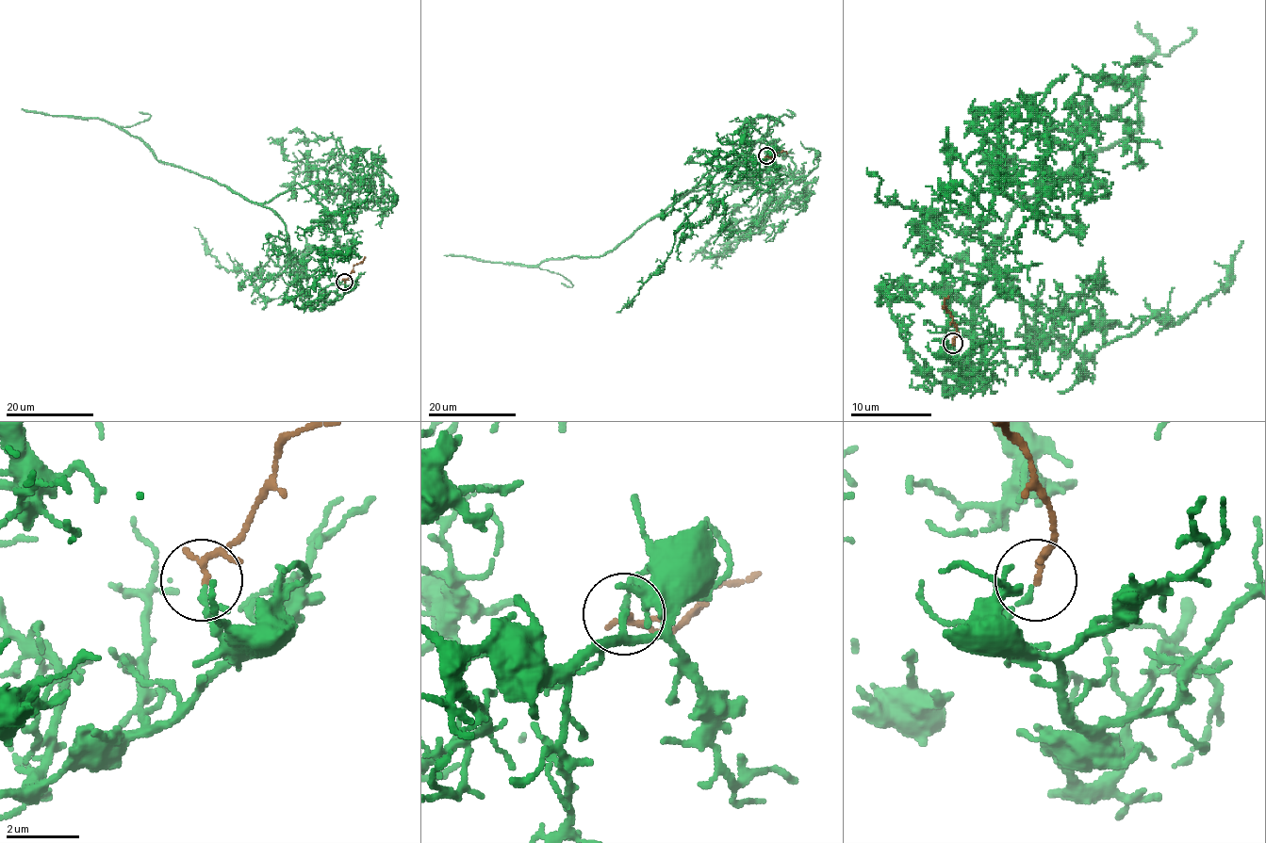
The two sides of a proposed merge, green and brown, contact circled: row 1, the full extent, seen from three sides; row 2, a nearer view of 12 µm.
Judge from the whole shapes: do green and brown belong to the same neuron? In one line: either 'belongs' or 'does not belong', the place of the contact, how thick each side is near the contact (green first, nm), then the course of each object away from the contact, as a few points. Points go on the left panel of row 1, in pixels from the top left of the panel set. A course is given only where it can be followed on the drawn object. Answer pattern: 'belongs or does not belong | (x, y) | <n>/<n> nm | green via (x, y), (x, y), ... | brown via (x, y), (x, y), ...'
belongs | (344, 282) | 110/120 nm | green via (344, 283), (324, 307), (327, 293), (271, 209), (160, 162), (102, 120), (22, 108) | brown via (344, 282), (355, 265), (365, 256)

